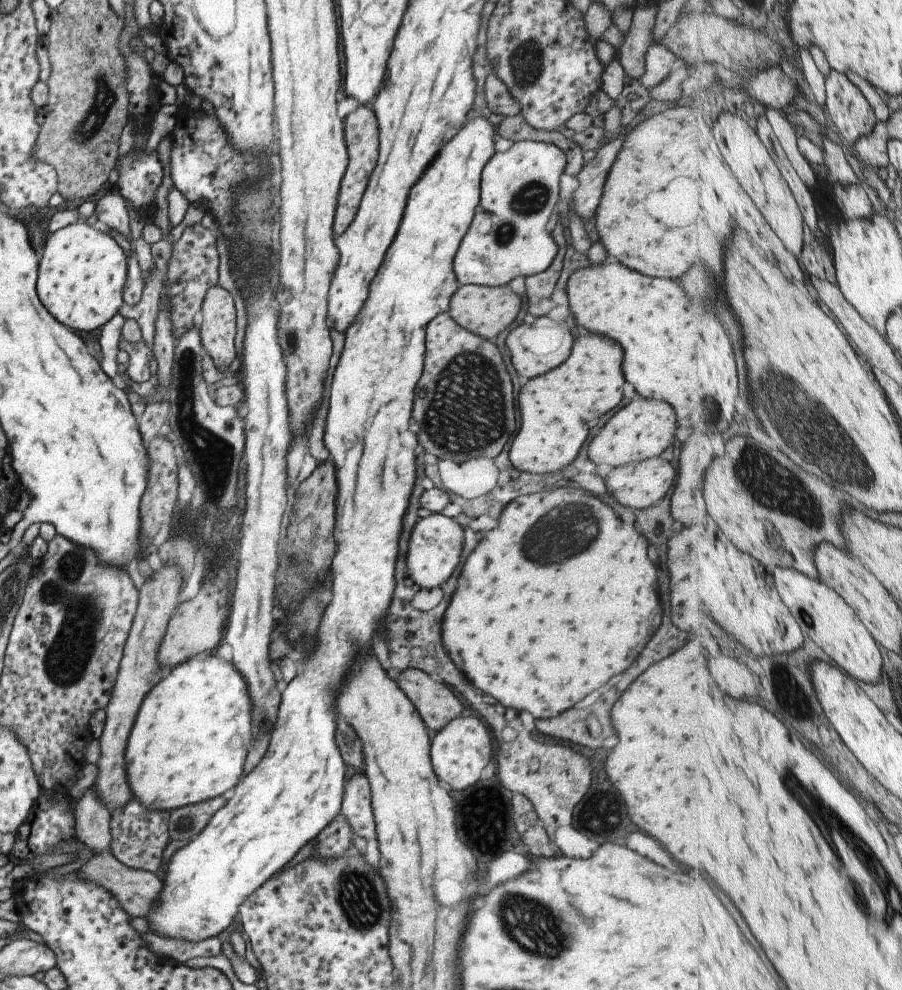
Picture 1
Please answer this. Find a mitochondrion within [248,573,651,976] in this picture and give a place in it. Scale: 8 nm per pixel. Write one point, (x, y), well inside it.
(514, 911)

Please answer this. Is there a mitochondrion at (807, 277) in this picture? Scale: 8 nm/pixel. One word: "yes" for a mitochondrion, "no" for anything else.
no

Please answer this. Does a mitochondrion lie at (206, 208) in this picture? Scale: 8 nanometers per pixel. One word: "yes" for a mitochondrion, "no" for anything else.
no

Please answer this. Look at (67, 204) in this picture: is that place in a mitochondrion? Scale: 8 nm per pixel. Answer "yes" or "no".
no

